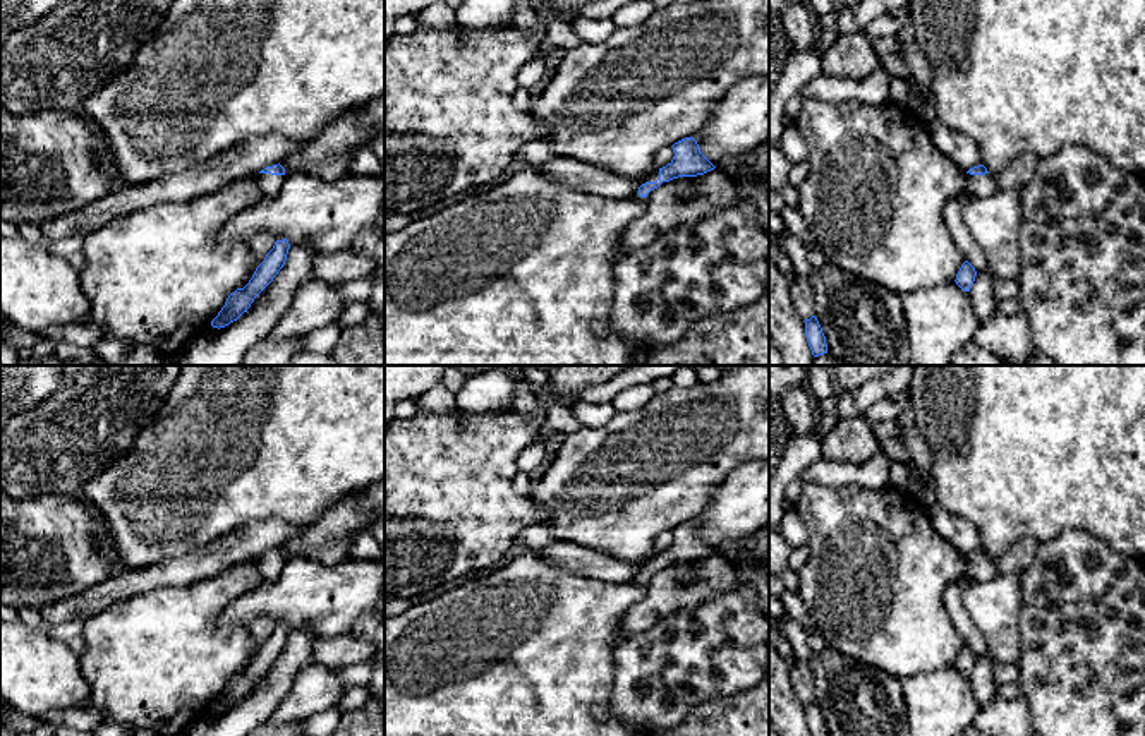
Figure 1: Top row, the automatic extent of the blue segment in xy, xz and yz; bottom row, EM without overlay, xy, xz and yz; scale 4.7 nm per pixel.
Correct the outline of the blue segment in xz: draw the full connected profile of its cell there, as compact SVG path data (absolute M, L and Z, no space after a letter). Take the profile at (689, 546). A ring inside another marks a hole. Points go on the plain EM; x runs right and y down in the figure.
M685 522L673 530L673 544L651 558L647 563L640 564L639 575L630 580L635 585L645 587L649 580L666 566L678 563L678 561L697 561L704 559L716 551L700 537L700 532L694 522Z

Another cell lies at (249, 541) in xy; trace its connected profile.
M282 518L251 522L182 558L172 558L146 568L124 568L82 594L65 597L43 607L43 624L53 626L74 619L88 621L118 600L165 585L189 585L221 575L230 566L259 558L266 551L278 549L304 528L306 527L287 523Z

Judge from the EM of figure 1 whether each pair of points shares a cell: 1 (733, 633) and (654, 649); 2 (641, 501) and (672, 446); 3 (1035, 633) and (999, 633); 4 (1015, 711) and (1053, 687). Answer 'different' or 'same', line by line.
1: same
2: same
3: different
4: different

